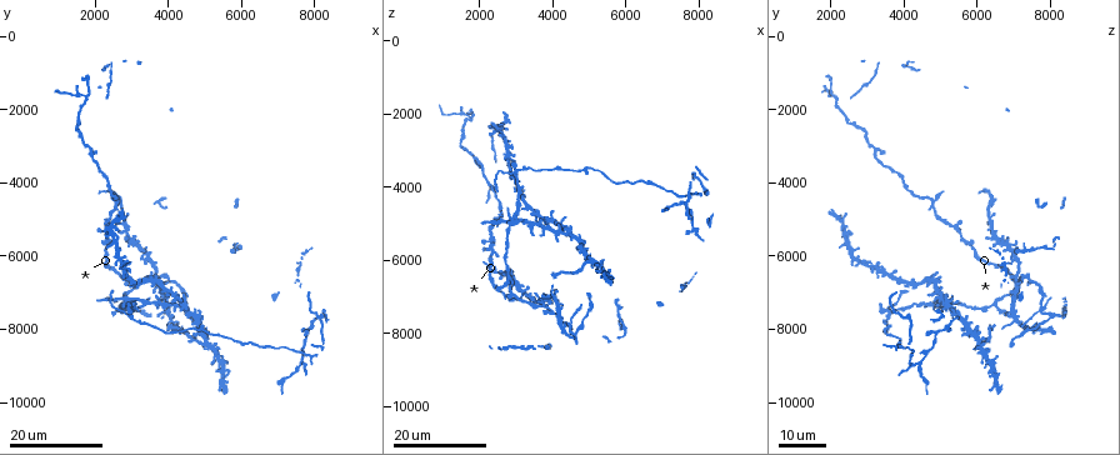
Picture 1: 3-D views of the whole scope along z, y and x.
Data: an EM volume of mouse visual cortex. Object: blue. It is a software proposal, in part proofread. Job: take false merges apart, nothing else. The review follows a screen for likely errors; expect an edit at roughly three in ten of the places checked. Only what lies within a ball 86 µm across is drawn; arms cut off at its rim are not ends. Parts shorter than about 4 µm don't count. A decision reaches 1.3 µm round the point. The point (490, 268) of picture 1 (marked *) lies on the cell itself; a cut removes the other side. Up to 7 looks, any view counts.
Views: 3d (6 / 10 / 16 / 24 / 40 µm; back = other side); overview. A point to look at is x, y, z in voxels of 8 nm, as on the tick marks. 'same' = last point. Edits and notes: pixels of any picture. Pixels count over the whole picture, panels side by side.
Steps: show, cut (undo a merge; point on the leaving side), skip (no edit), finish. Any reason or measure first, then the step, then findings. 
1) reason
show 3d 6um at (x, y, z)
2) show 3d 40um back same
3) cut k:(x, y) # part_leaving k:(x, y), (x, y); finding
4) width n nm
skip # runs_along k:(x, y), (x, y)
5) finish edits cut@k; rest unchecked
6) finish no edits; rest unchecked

looks like a crossing
show 3d 24um at (4500, 7500, 7700)

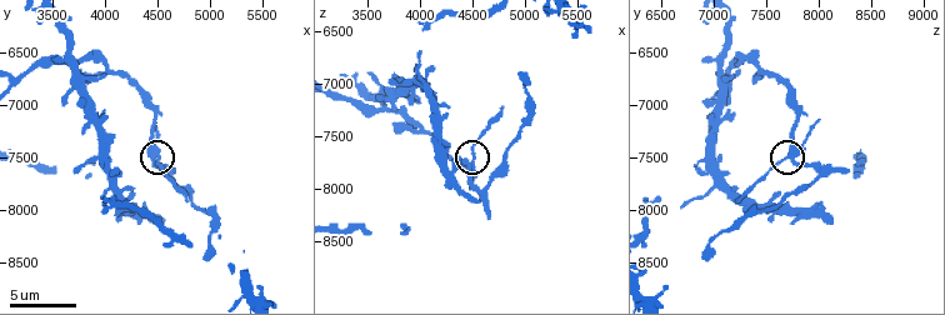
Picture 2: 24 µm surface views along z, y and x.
show 3d 6um at (4500, 7480, 7700)

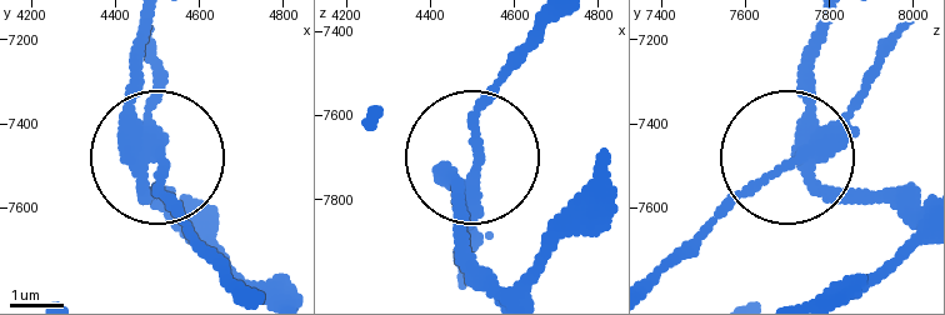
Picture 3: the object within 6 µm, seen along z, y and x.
show 3d 6um back same

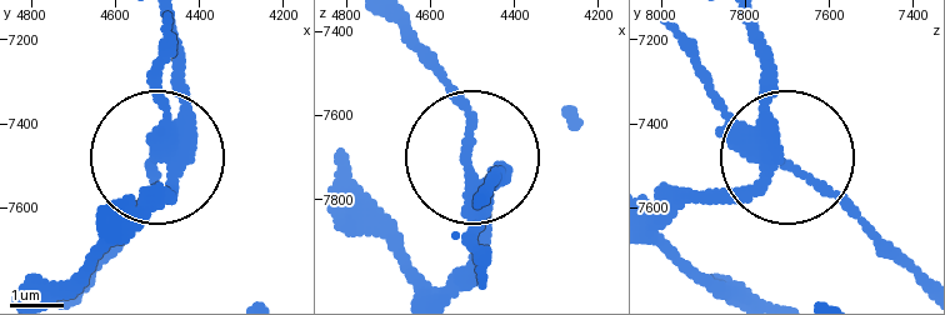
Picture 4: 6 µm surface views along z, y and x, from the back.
arms 4
cut 4:(475, 121) # part_leaving 4:(481, 180), (468, 104), (409, 24); a second cell is stuck on

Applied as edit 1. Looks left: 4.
branch point
show 3d 16um at (4420, 6940, 7760)

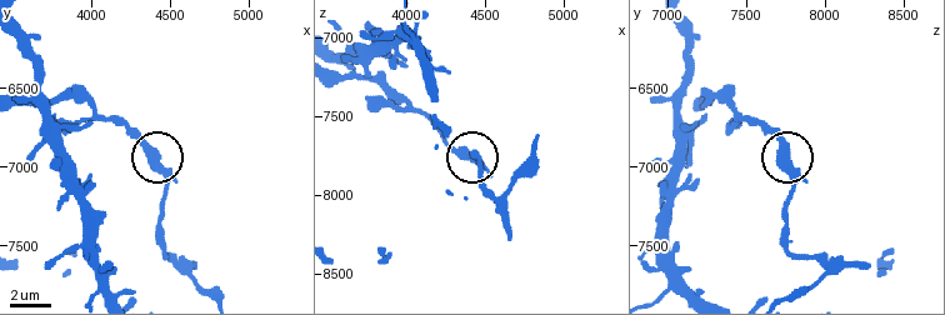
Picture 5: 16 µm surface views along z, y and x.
skip # continuous, no second cell

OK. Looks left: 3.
arms part here
show 3d 16um at (3760, 6600, 7240)

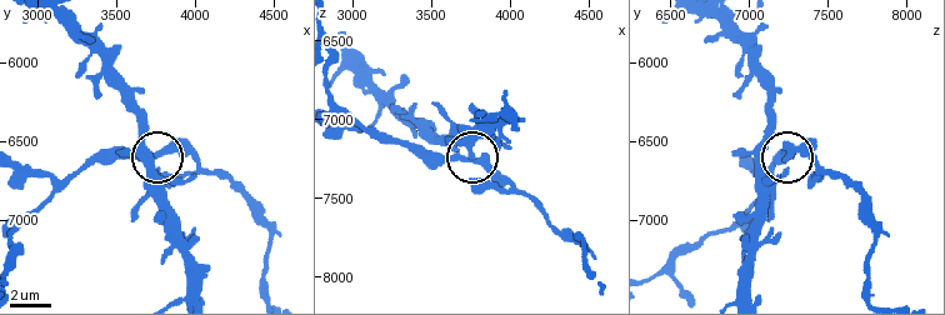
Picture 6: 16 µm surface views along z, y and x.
skip # runs_along 6:(21, 164), (71, 178), (98, 163), (196, 153); continuous, no second cell

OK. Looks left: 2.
thin arm on a thick one
show 3d 24um at (5100, 8500, 6000)

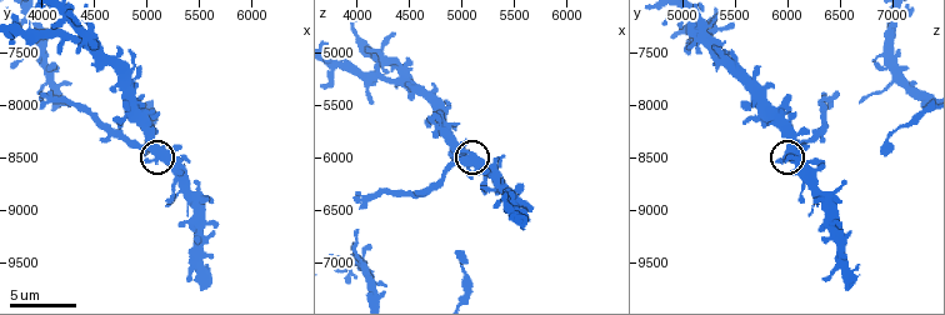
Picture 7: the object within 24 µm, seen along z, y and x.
zoom in
show 3d 6um at (5040, 8420, 6040)

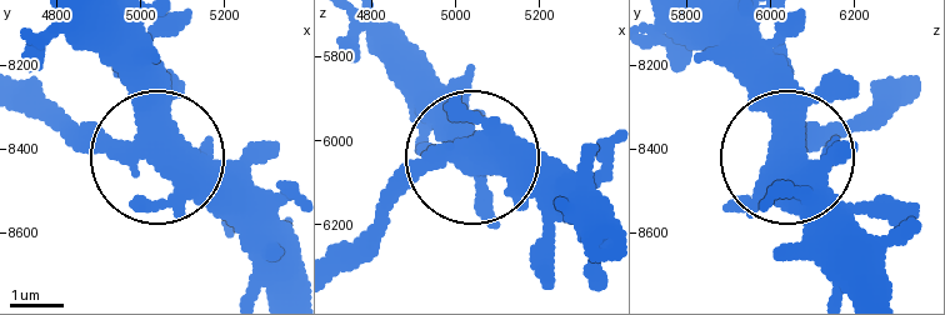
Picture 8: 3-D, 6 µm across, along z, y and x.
skip # runs_along 8:(65, 25), (136, 106), (150, 155), (29, 119); continuous, no second cell

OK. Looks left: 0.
finish edits cut@4; rest unchecked

